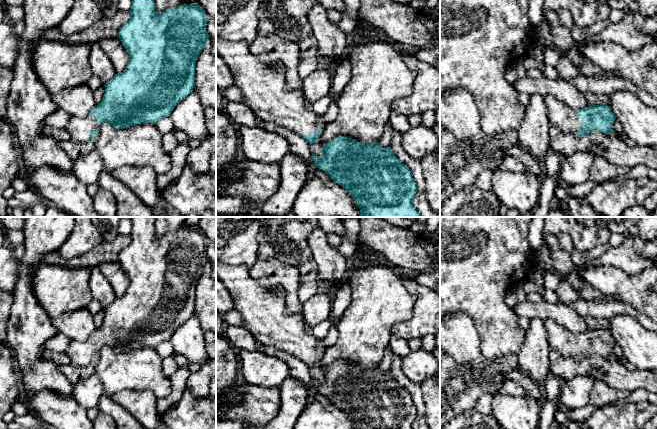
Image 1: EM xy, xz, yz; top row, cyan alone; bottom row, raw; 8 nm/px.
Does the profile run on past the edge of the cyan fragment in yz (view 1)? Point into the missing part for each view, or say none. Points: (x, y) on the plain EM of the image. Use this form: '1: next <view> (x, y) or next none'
1: next yz (564, 342)

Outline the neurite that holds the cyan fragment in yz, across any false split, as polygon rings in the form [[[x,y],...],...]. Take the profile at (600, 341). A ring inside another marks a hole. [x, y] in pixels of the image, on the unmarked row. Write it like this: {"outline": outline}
{"outline": [[[544,319],[543,322],[548,346],[561,358],[574,358],[582,362],[592,354],[605,358],[613,356],[612,351],[616,341],[607,328],[576,334],[552,319]]]}

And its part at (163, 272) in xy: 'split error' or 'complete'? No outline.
split error

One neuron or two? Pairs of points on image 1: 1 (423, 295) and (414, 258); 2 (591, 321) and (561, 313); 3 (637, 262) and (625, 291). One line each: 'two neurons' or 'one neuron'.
1: two neurons
2: two neurons
3: two neurons

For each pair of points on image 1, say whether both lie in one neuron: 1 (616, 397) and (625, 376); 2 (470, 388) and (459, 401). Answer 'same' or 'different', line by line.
1: different
2: same

